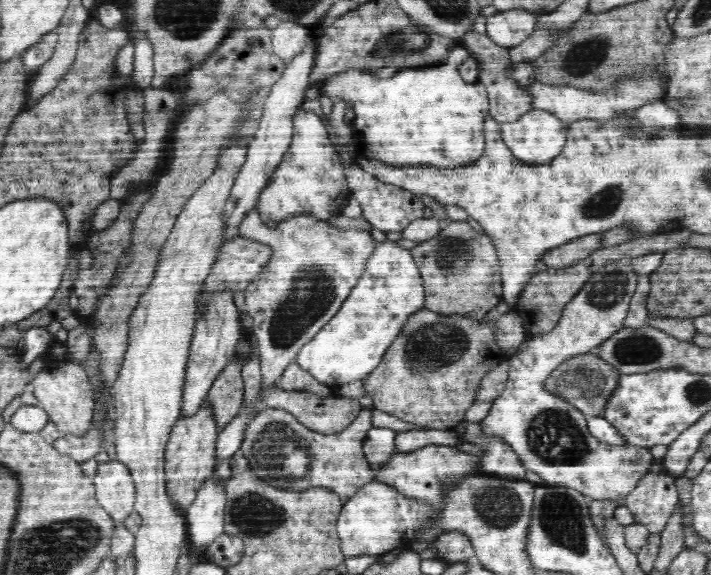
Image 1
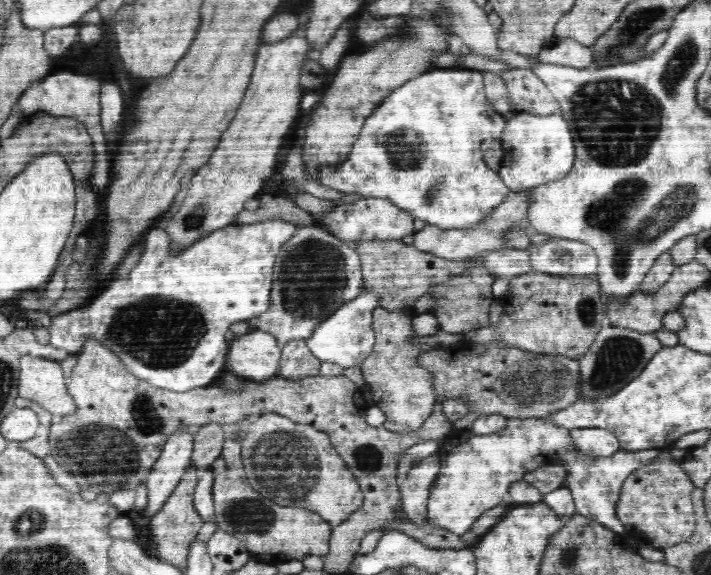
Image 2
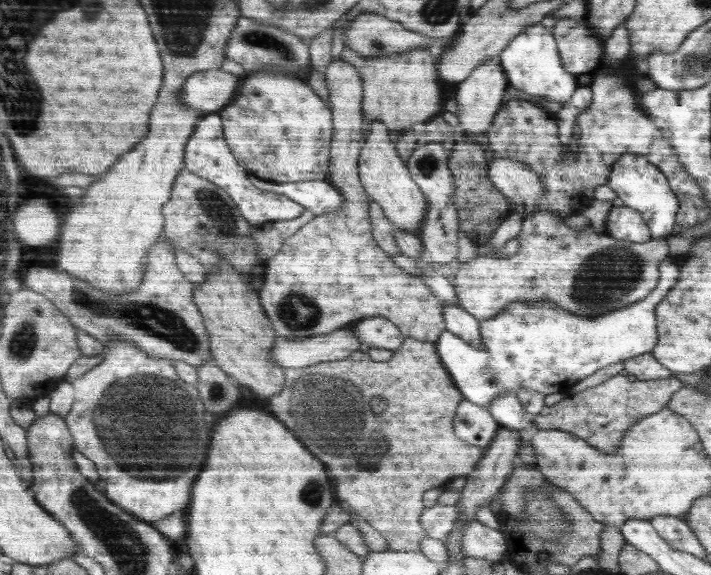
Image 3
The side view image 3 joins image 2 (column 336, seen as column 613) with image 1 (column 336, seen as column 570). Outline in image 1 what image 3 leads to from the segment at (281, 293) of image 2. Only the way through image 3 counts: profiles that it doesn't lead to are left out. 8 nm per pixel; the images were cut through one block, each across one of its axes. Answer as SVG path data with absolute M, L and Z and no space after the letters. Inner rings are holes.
M257 207L244 215L238 232L241 239L246 238L259 244L266 244L273 249L273 257L264 266L264 270L248 284L244 306L244 311L253 318L252 334L256 336L261 359L260 388L266 390L276 386L286 368L296 362L299 349L307 341L312 340L323 325L332 320L335 313L342 307L364 273L366 264L374 253L376 242L372 234L365 230L336 229L325 220L306 215L296 215L292 219L278 223L276 228L268 228L267 224L262 222Z

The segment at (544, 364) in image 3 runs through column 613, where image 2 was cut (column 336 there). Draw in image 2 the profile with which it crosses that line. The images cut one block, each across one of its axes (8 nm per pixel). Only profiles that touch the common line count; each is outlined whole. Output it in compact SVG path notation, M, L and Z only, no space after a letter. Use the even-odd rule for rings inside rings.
M371 288L355 299L346 302L333 315L320 324L313 335L306 340L308 348L316 359L321 362L338 364L341 368L358 367L372 352L375 333L371 322L373 310L381 304L381 294L376 294Z

